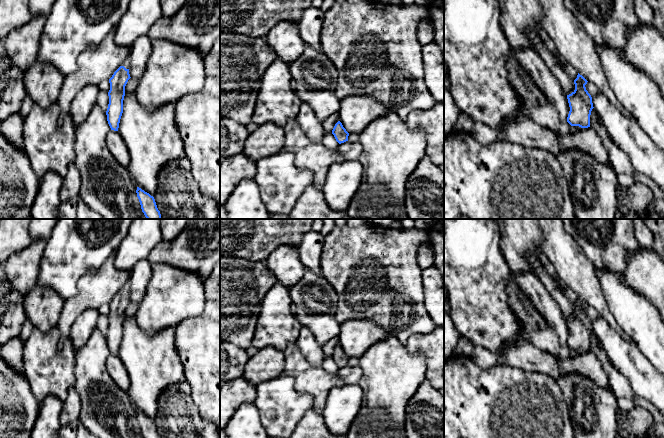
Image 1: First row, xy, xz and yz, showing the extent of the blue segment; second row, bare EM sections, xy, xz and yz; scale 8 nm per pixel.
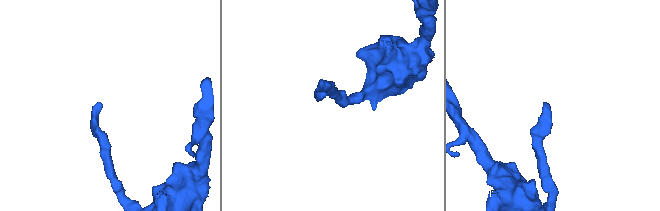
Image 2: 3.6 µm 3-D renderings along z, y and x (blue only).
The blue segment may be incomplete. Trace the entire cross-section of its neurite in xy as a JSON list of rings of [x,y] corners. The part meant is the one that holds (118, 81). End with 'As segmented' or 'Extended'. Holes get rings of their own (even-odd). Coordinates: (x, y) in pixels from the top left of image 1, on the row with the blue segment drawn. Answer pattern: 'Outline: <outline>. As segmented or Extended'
Outline: [[[130,59],[114,72],[109,79],[110,90],[108,92],[109,104],[106,111],[107,121],[111,130],[118,131],[120,119],[123,113],[123,100],[125,96],[125,86],[131,78],[129,74]]]. Extended

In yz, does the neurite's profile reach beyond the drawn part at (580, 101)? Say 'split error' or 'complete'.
complete

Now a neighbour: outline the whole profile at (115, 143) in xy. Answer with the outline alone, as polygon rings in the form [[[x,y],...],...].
[[[110,130],[106,137],[107,147],[116,161],[124,166],[128,167],[131,158],[129,156],[129,150],[118,131]]]

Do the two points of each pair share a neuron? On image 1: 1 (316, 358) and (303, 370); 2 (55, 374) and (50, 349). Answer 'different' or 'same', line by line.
1: different
2: same

